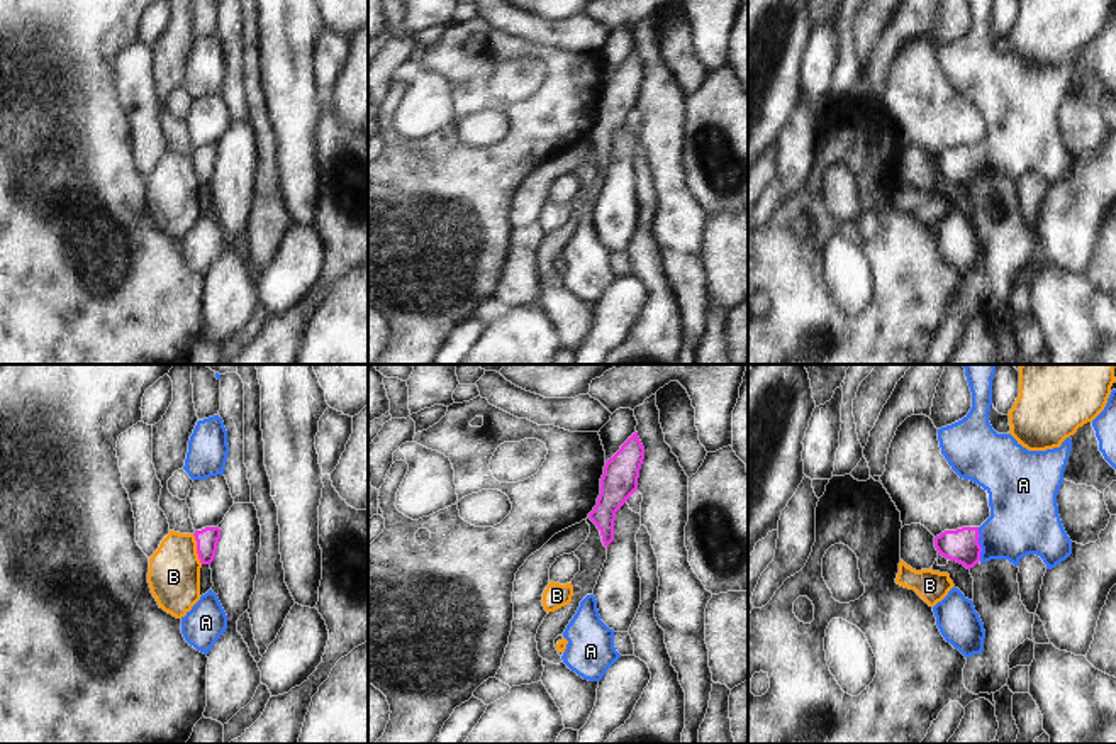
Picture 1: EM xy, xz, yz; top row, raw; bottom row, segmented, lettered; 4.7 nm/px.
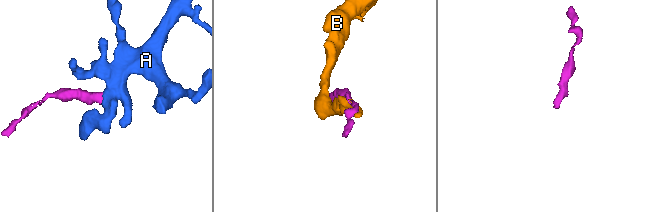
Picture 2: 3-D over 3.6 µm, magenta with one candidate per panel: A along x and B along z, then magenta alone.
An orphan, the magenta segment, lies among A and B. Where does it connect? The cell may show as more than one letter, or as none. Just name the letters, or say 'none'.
A

